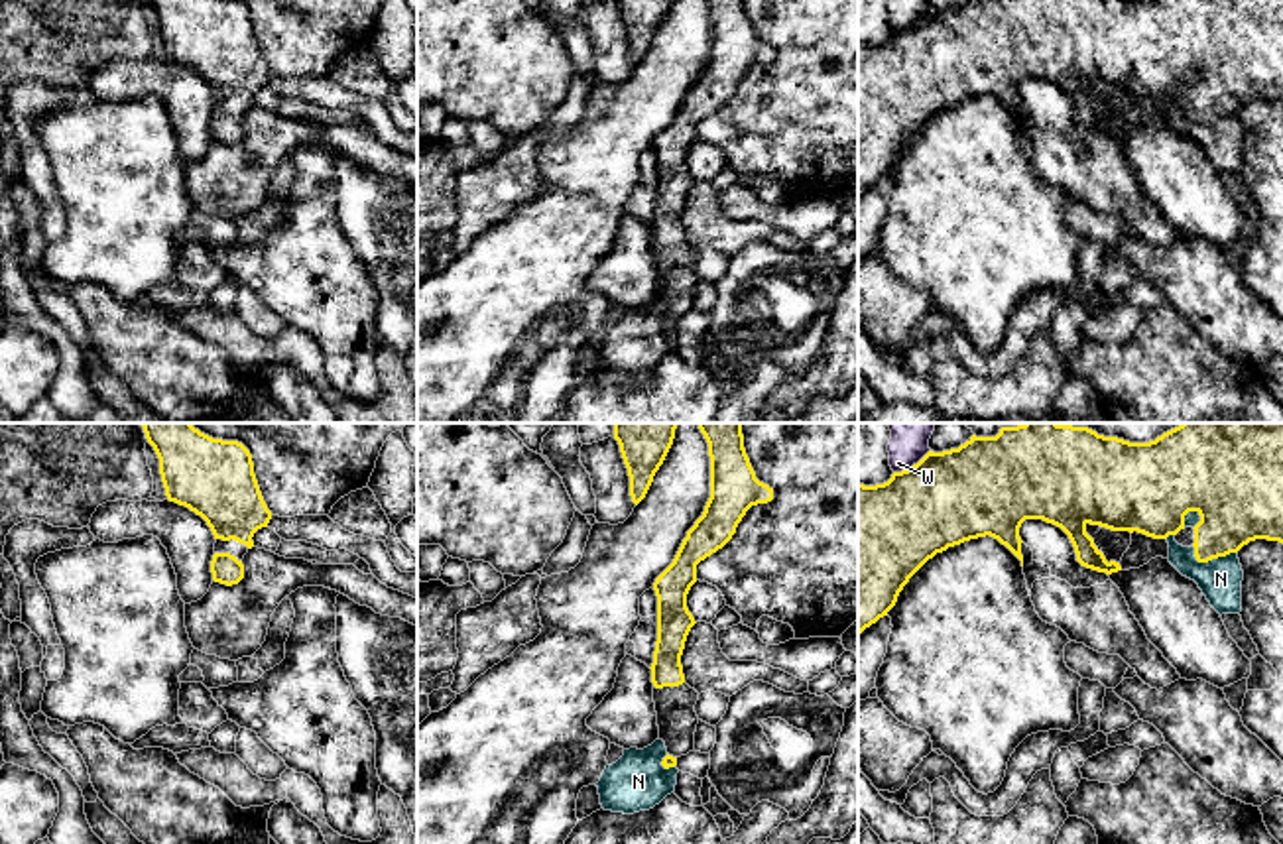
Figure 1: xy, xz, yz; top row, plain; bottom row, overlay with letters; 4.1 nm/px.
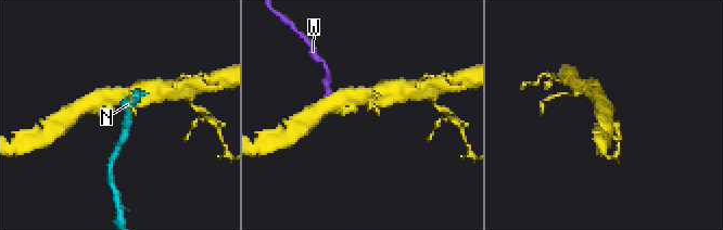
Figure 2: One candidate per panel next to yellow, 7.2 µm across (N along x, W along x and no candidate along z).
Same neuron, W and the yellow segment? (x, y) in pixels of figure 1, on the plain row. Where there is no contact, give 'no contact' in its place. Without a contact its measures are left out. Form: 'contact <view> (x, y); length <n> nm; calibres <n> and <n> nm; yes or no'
contact yz (914, 24); length 180 nm; calibres 380 and 110 nm; no

